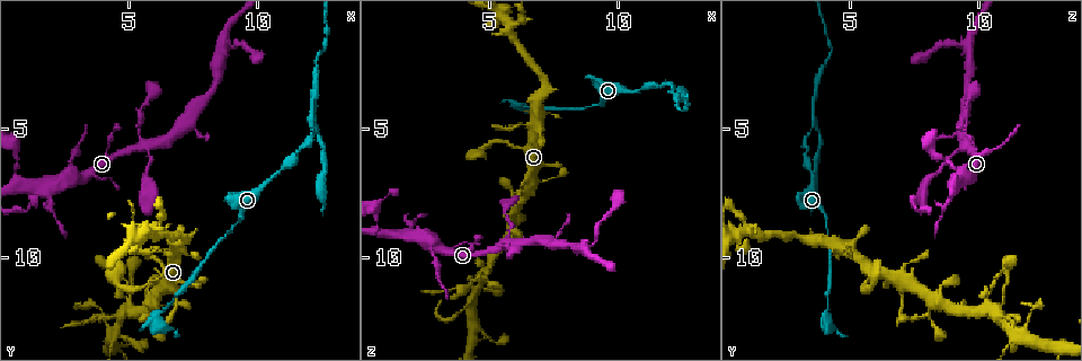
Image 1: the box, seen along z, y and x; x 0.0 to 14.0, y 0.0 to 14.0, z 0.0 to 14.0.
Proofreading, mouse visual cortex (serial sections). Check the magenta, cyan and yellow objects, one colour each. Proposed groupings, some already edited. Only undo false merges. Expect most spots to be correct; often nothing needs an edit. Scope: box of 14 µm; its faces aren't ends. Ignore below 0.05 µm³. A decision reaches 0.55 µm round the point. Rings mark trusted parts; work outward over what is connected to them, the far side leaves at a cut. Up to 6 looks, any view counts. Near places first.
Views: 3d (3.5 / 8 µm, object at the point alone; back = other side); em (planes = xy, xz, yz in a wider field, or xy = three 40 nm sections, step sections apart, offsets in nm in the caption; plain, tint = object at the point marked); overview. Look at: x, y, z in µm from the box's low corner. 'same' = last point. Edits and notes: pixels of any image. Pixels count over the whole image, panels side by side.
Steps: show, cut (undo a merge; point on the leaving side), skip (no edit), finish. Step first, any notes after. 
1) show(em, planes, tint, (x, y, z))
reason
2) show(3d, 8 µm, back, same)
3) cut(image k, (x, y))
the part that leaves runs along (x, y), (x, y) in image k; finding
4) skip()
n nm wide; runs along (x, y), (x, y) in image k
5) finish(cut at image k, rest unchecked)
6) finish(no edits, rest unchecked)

show(3d, 3.5 µm, (12.1, 4.9, 3.5))
abrupt turn

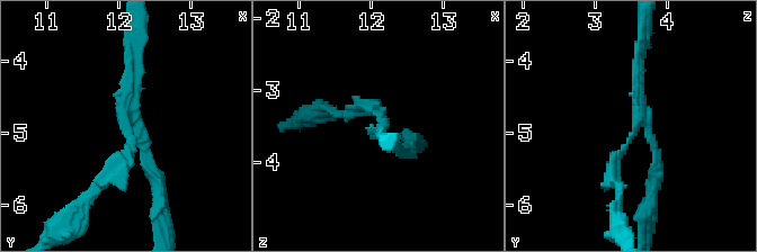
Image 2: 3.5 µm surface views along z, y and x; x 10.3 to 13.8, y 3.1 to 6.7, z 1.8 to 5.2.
show(em, planes, tint, (12.10, 4.90, 3.60))
shape alone is not enough

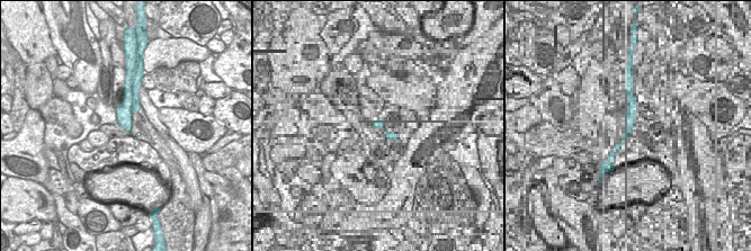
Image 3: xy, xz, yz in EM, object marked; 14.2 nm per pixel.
show(em, xy, step 3, tint, same)
another direction

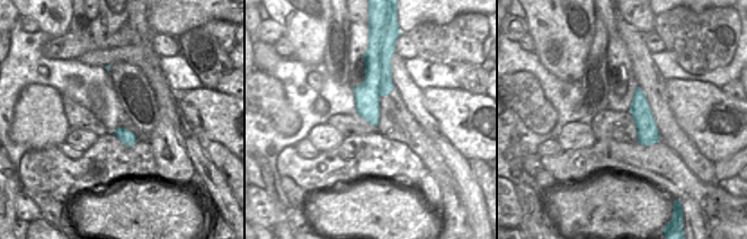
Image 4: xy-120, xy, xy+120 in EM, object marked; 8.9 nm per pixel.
cut(image 2, (145, 158))
a second cell is stuck on

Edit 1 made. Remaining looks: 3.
show(overview)

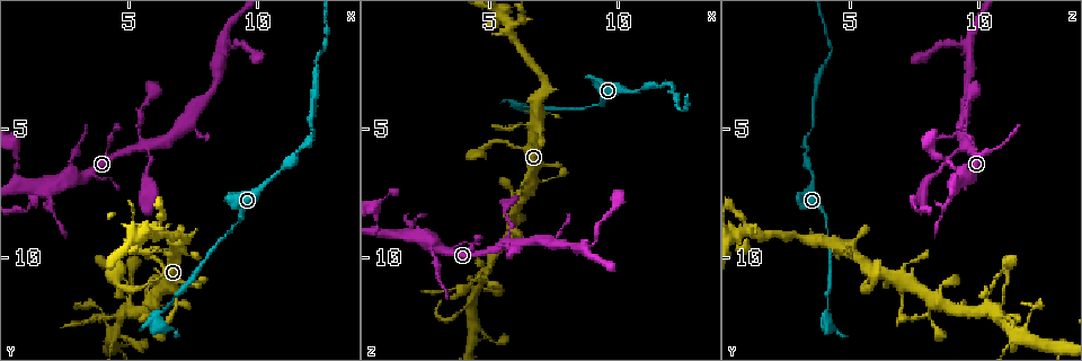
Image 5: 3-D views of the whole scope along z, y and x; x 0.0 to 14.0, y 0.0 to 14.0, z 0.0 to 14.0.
show(3d, 3.5 µm, back, (6.4, 11.9, 4.1))
a narrow waist

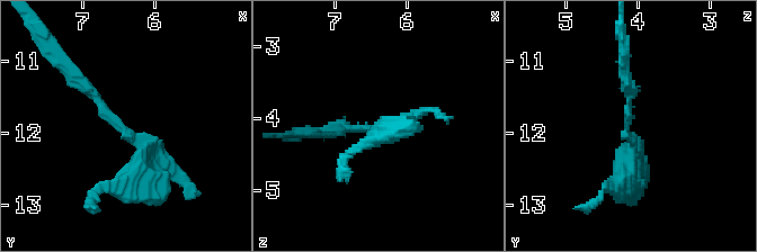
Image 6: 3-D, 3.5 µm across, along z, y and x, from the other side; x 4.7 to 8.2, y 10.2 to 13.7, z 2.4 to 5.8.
show(em, xy, step 3, tint, (6.40, 11.95, 4.20))
now the EM

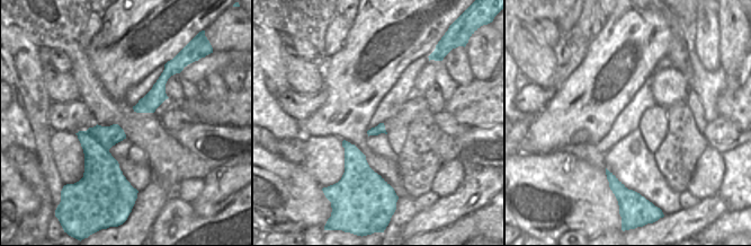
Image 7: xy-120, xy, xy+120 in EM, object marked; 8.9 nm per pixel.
cut(image 6, (622, 182))
two cells meet here

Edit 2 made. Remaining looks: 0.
finish(cut at image 2, cut at image 6, rest unchecked)

